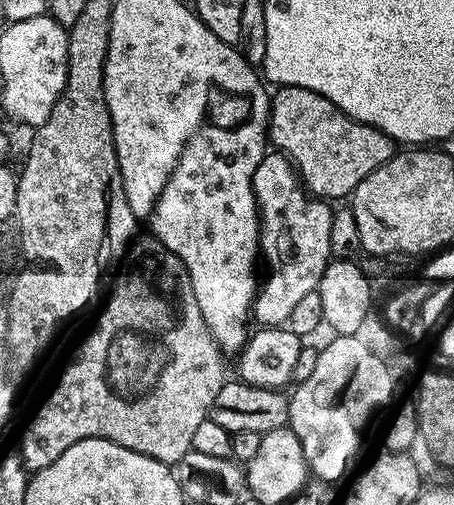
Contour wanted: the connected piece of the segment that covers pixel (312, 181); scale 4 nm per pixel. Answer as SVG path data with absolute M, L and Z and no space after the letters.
M281 87L271 97L269 141L292 161L305 189L319 199L344 199L367 174L396 153L395 141L386 133L345 115L329 100L305 88Z

